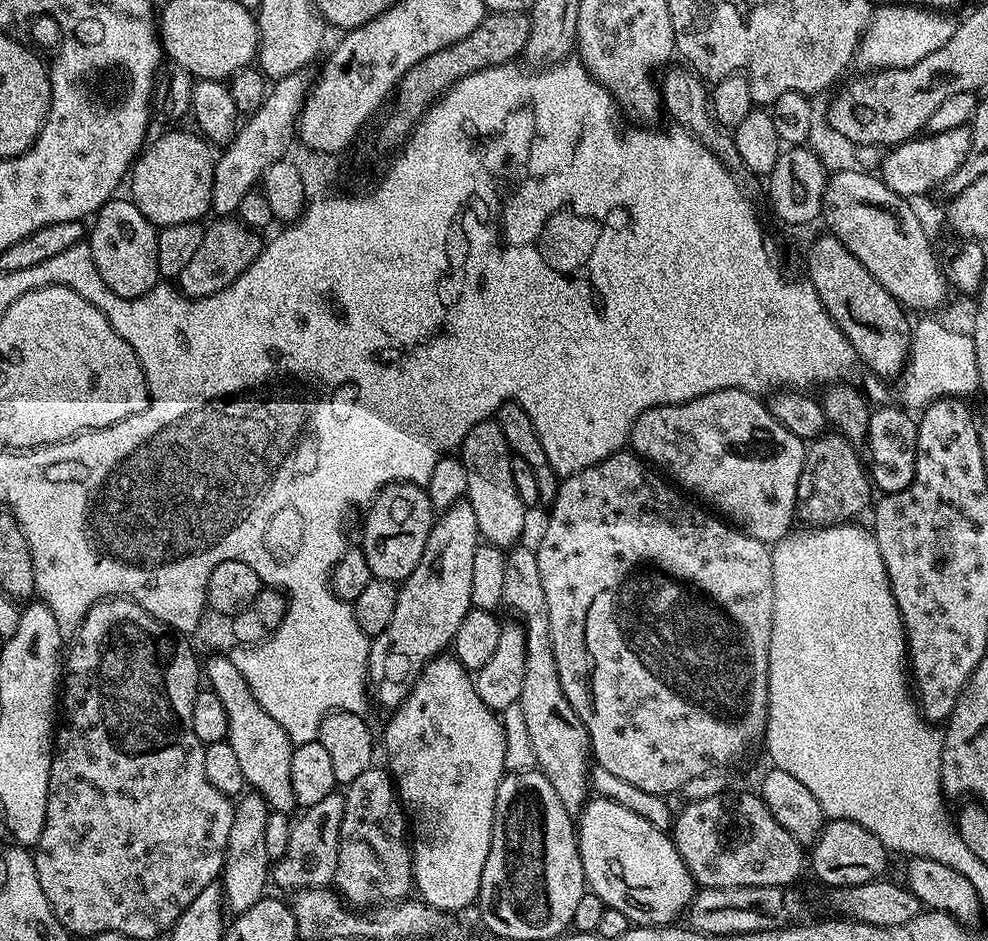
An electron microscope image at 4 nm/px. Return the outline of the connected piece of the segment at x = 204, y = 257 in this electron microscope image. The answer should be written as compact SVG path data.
M216 218L213 221L212 225L209 223L205 227L202 243L194 253L194 259L182 269L182 274L178 277L180 291L192 300L226 290L226 286L233 284L255 262L262 247L261 233L247 228L239 219Z

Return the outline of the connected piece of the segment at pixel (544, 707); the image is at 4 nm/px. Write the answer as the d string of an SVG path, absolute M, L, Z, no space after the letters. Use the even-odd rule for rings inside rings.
M517 546L505 555L506 579L502 594L504 604L517 612L519 623L524 626L526 634L526 678L522 682L520 706L526 718L527 733L530 734L534 748L535 767L554 786L554 794L562 802L562 806L570 814L578 814L590 799L590 745L588 731L578 718L574 706L566 698L562 690L562 682L558 678L558 670L554 662L554 646L550 642L550 610L546 610L546 590L542 590L542 574L538 574L538 558L531 547Z

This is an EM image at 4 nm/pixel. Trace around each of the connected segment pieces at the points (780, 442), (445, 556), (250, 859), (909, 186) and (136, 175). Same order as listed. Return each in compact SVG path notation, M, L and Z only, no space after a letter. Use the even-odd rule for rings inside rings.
M723 388L702 394L685 404L648 408L634 422L630 448L641 460L671 478L685 493L727 518L746 535L771 545L793 531L792 516L794 520L798 512L796 495L806 444L790 434L782 422L775 420L759 395L744 392L741 388Z
M467 499L459 500L435 517L430 538L426 538L426 550L422 550L422 558L418 558L418 566L414 566L412 573L399 585L398 606L394 606L390 626L386 626L386 630L374 637L368 646L368 683L371 699L375 703L377 700L387 710L399 708L416 685L424 667L451 645L462 618L466 618L473 608L470 598L472 568L474 554L481 543L478 518L474 518L474 506L470 506Z
M255 790L241 795L235 801L222 869L224 902L229 913L239 914L250 910L254 902L264 899L266 895L264 887L270 884L270 861L266 854L266 818L269 811L268 804Z
M965 126L941 133L920 134L905 144L895 145L891 150L883 153L878 165L878 175L890 190L894 190L905 198L924 196L931 188L939 189L966 162L966 154L970 150L972 141L971 127Z
M164 132L156 141L149 143L147 147L141 151L140 155L136 157L135 164L130 169L130 184L132 180L132 193L130 193L131 199L138 206L138 210L142 210L142 214L147 218L150 223L165 228L166 226L178 226L178 222L200 222L205 218L204 215L209 215L211 204L211 188L214 186L214 172L216 166L216 160L214 159L214 153L212 154L209 141L205 140L203 136L192 132Z

